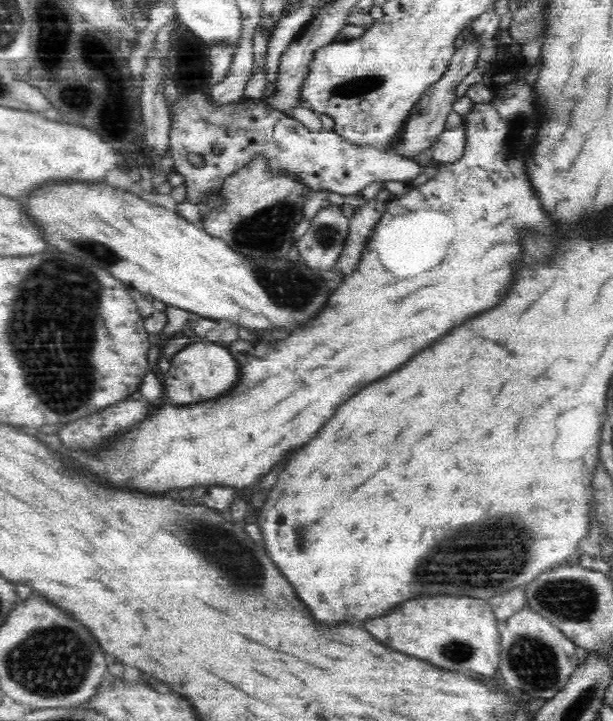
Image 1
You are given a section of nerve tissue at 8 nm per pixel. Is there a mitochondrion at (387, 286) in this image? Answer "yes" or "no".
no

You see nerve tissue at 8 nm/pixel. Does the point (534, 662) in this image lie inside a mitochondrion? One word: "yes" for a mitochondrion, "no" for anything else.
yes

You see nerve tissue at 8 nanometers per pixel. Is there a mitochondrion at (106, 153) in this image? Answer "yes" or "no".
no

